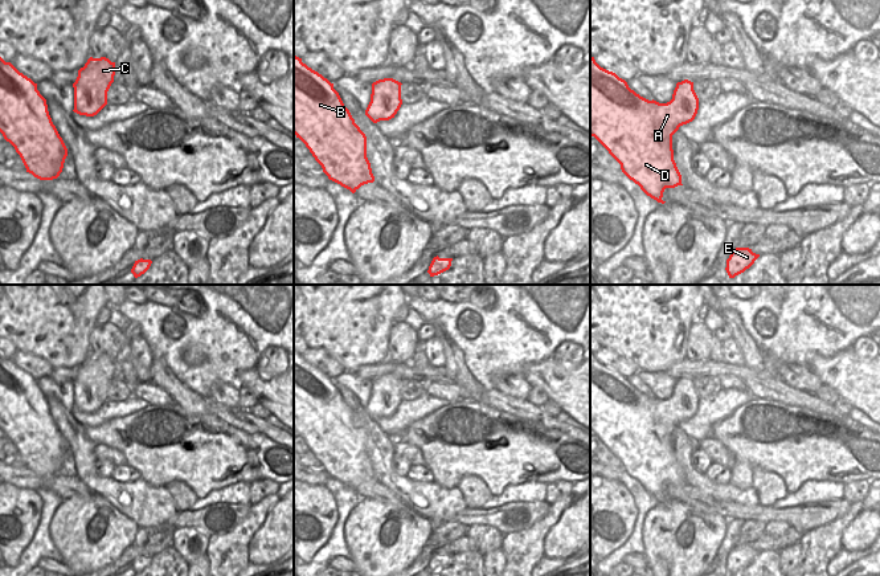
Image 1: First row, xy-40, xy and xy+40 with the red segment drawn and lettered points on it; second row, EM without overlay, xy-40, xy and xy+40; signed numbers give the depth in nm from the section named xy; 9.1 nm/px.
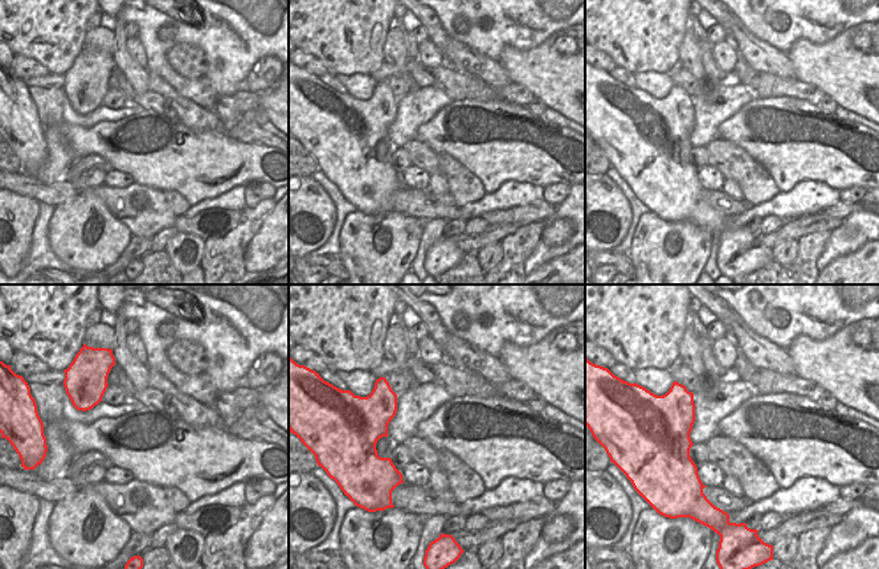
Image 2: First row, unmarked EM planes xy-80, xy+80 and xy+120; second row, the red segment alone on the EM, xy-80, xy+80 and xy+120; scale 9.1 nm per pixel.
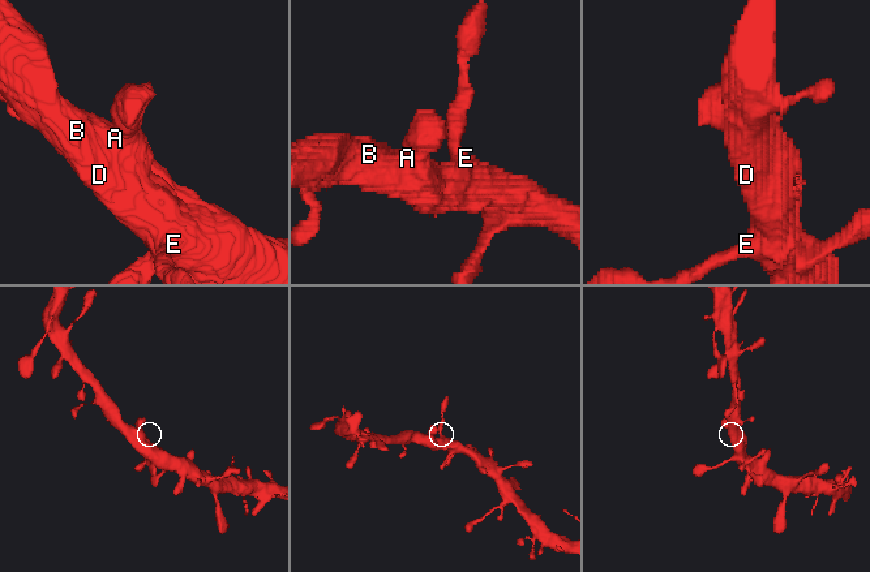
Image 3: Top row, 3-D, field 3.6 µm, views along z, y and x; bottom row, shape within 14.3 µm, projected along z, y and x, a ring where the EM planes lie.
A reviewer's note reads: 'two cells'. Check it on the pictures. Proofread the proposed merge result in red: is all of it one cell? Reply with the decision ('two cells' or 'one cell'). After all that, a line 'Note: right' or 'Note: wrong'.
one cell
Note: wrong

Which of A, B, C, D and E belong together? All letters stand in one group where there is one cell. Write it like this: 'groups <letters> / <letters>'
groups A B C D E

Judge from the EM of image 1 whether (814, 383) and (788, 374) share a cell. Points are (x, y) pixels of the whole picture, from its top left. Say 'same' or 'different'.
same

